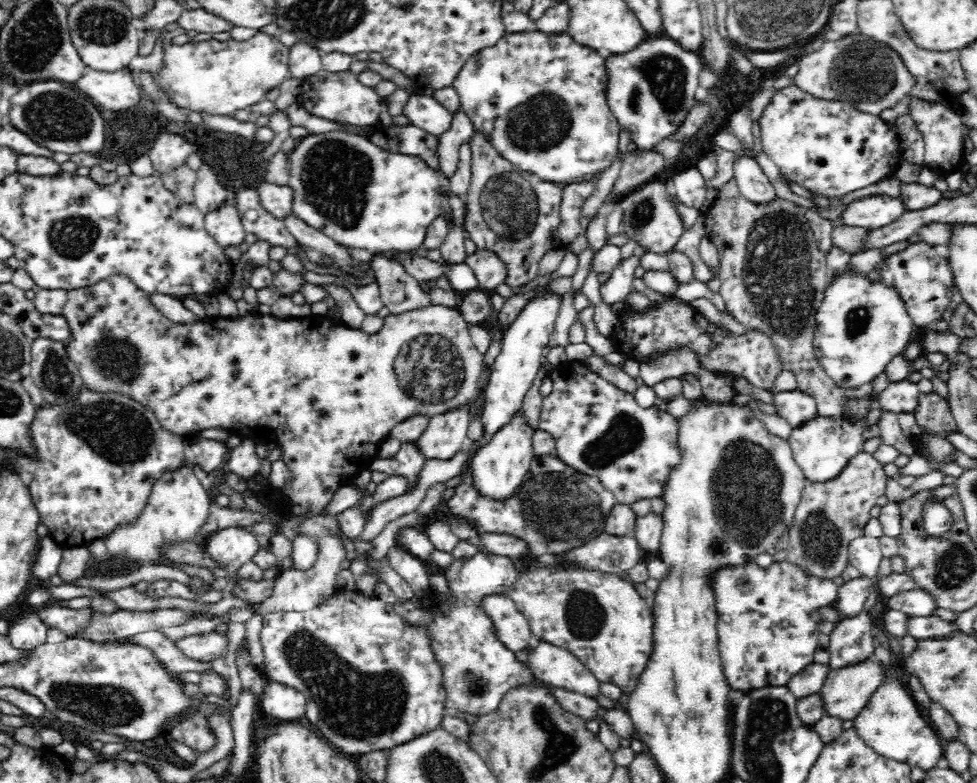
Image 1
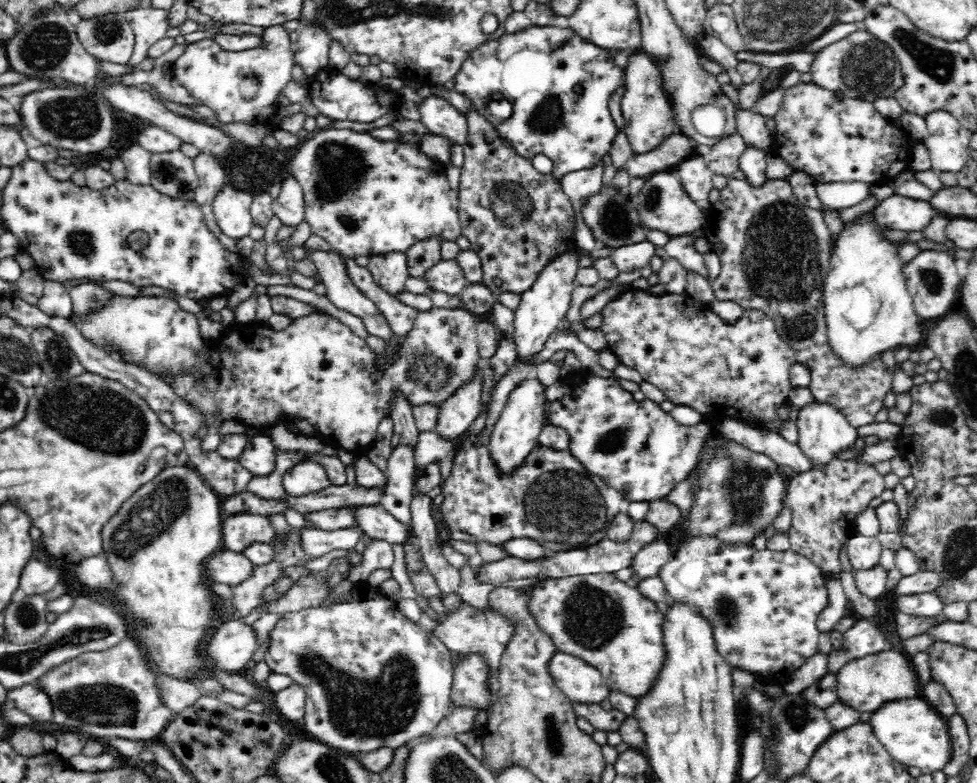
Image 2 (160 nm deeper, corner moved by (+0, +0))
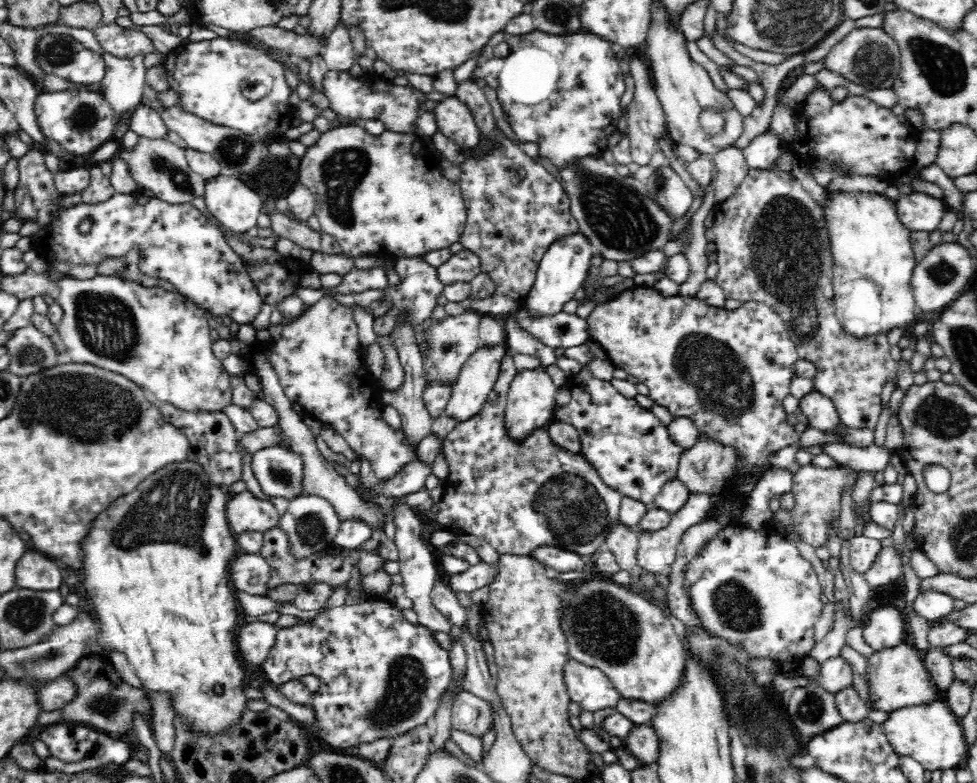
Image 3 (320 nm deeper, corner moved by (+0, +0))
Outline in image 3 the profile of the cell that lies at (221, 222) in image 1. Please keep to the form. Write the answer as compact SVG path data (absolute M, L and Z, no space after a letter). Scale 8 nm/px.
M223 172L206 180L204 198L209 212L225 228L242 234L256 228L263 202L237 176Z

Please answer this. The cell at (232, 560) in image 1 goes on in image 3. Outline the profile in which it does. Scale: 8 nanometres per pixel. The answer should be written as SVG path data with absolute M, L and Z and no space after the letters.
M250 492L230 497L227 503L226 517L232 537L238 539L246 532L268 532L279 527L281 517L274 504L270 501L260 501Z

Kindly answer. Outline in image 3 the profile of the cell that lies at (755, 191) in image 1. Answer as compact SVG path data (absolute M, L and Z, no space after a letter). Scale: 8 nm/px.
M771 131L756 136L743 150L749 169L768 170L783 150L781 140Z

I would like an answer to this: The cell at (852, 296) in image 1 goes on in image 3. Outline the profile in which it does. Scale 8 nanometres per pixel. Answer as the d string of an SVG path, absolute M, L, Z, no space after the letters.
M827 194L823 210L833 258L833 313L841 330L855 340L887 335L895 329L903 329L904 334L910 334L908 328L914 326L917 318L910 281L918 258L909 240L910 230L906 230L896 216L895 201L883 194Z

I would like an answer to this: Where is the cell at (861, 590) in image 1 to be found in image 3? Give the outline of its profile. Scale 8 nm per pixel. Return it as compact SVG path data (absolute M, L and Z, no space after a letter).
M884 546L872 567L863 574L872 592L892 584L903 573L901 556L894 546Z

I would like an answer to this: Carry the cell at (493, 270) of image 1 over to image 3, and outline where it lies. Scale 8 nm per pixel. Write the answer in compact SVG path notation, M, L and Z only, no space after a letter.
M464 248L452 255L448 262L444 262L437 269L440 281L445 285L454 281L469 283L483 272L481 260L476 256L476 253Z

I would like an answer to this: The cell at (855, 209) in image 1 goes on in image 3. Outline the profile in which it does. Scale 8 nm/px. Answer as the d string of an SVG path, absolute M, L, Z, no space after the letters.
M912 192L895 201L895 211L899 223L910 231L934 232L949 207L942 198L932 198L927 194Z

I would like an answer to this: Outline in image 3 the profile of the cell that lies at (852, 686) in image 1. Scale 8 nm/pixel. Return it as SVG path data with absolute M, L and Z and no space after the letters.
M910 640L894 647L876 650L868 656L866 682L868 695L865 700L882 712L943 699L926 670L921 654L912 646Z

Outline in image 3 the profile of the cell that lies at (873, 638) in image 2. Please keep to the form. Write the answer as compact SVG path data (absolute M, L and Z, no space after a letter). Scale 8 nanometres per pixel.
M890 605L872 611L862 628L864 644L876 650L900 645L910 638L904 611Z

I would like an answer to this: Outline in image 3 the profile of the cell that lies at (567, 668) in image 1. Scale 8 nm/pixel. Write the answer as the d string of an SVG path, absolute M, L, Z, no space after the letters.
M570 657L562 671L567 694L583 710L594 712L614 707L621 699L611 680L599 668Z

